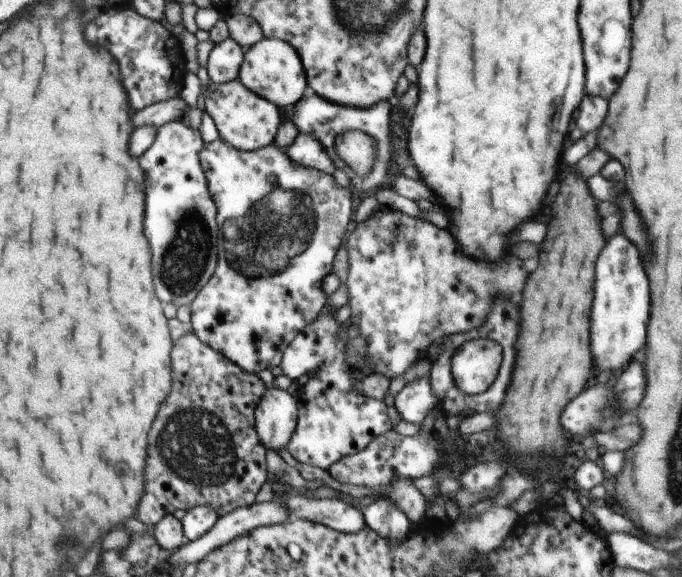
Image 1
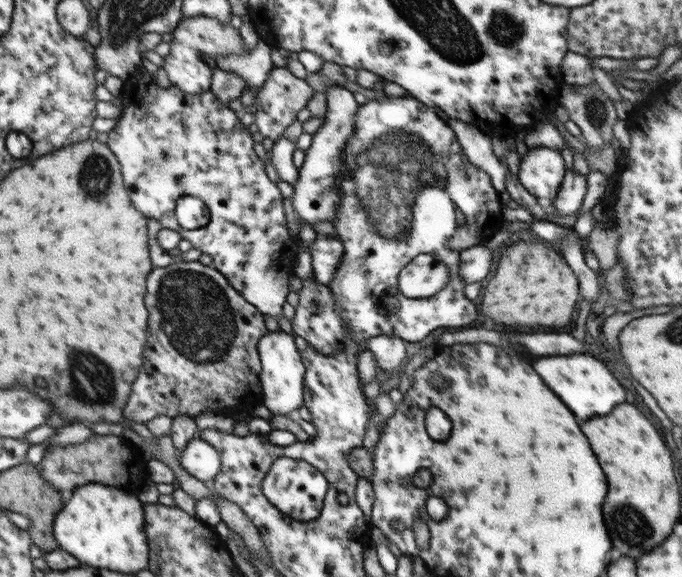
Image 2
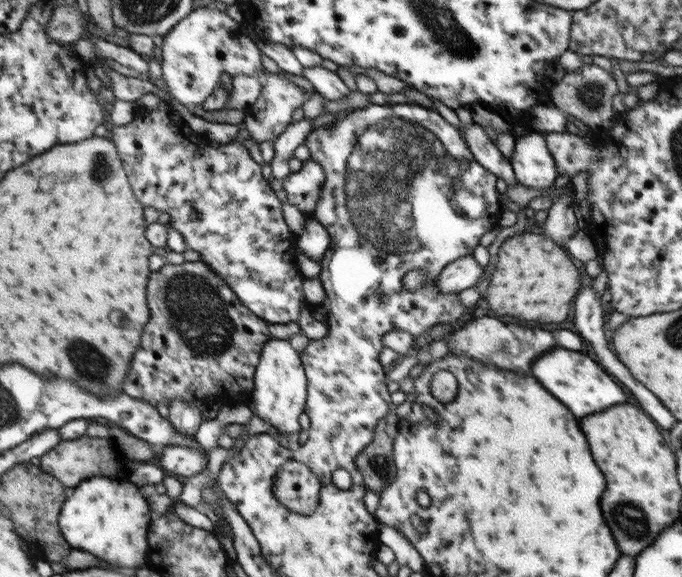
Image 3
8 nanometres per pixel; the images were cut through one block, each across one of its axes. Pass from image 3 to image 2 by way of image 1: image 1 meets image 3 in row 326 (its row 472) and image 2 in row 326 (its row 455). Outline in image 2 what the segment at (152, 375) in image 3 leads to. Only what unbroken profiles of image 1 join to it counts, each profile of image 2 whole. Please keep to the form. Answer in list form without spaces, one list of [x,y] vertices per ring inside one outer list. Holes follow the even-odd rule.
[[[176,259],[170,266],[164,268],[156,268],[150,272],[148,276],[148,312],[150,312],[150,320],[148,320],[148,342],[146,342],[146,350],[144,350],[144,364],[136,376],[137,380],[132,384],[132,393],[128,397],[126,406],[126,417],[128,420],[146,424],[156,416],[180,416],[184,414],[195,418],[201,413],[224,412],[224,408],[235,406],[239,410],[249,411],[251,407],[259,403],[262,397],[262,386],[260,381],[261,362],[258,352],[258,341],[260,337],[268,333],[264,324],[263,314],[252,303],[249,303],[240,295],[240,293],[228,282],[228,279],[218,272],[212,265],[204,265],[200,261],[188,262]]]

